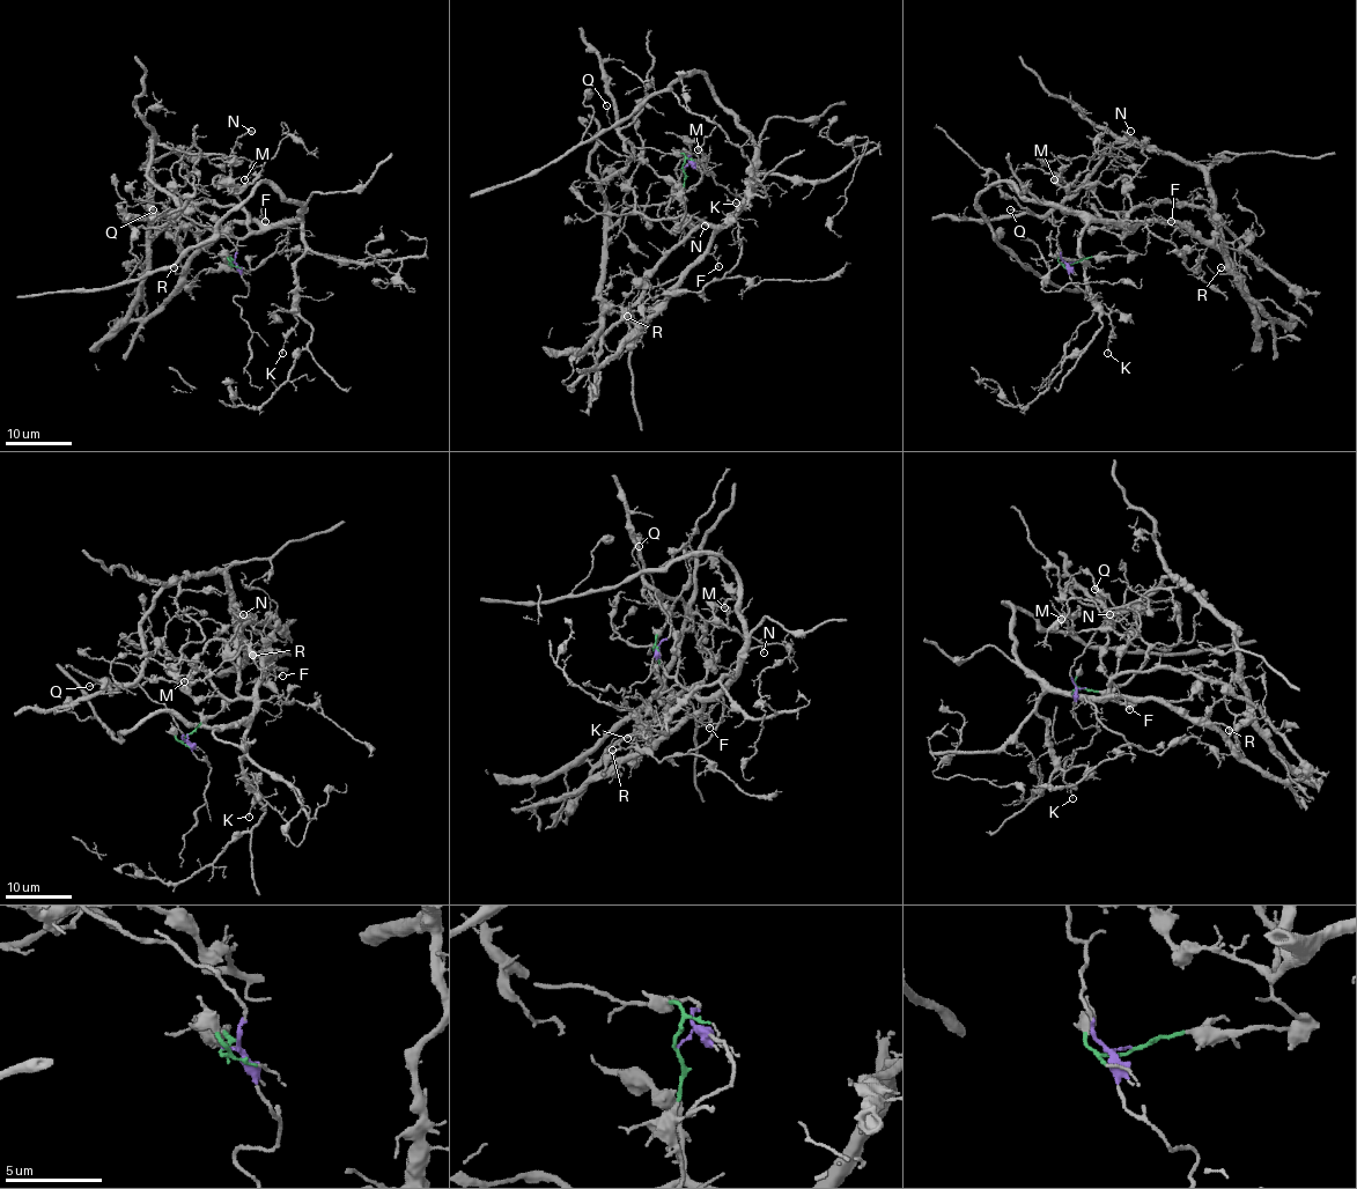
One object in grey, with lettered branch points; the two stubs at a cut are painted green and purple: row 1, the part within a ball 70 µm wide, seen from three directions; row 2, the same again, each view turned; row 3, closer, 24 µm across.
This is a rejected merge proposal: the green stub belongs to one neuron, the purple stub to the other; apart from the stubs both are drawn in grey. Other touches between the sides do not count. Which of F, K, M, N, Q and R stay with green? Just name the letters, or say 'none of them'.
F, K, N, R

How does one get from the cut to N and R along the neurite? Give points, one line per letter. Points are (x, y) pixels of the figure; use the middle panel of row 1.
N: (683, 168), (680, 226), (691, 218), (700, 221), (683, 228), (684, 242), (699, 221), (706, 226)
R: (683, 168), (679, 224), (691, 218), (703, 221), (714, 230), (709, 248), (636, 325), (626, 317)

